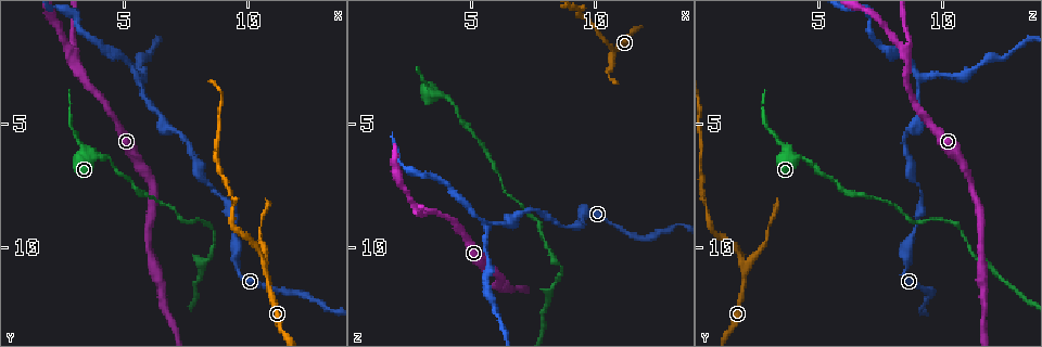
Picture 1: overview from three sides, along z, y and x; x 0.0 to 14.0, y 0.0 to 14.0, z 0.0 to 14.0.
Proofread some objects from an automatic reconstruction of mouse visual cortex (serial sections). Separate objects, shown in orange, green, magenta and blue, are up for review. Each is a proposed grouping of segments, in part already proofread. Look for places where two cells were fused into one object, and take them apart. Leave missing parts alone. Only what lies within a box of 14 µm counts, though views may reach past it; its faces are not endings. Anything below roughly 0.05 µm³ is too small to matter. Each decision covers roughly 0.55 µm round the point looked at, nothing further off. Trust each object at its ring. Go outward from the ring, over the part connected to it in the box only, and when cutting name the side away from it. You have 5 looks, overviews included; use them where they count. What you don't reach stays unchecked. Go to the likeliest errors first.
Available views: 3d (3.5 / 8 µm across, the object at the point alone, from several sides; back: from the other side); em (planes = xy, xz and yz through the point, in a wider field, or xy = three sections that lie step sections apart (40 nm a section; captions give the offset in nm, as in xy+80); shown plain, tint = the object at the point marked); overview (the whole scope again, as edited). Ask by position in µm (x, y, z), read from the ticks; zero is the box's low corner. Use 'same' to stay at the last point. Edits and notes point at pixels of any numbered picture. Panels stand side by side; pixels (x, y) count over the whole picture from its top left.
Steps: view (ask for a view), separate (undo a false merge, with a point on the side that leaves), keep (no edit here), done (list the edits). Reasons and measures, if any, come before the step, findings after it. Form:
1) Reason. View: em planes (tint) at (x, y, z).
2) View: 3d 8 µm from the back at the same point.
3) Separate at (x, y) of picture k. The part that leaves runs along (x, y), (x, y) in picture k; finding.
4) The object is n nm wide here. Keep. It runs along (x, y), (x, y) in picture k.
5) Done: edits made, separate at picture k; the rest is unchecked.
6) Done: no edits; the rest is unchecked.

Branch point. View: 3d 3.5 µm at (5.6, 3.3, 9.1).

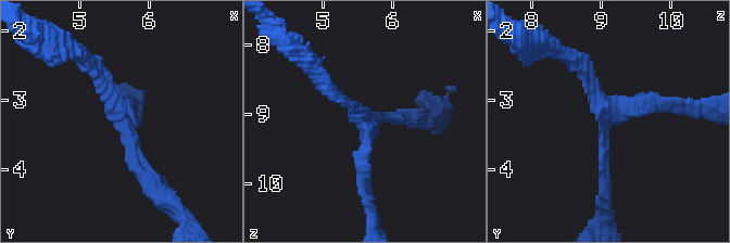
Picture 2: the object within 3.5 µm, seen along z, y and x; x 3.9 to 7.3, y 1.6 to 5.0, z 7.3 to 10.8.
View: em xy step 5 (tint) at (5.65, 3.35, 9.00).

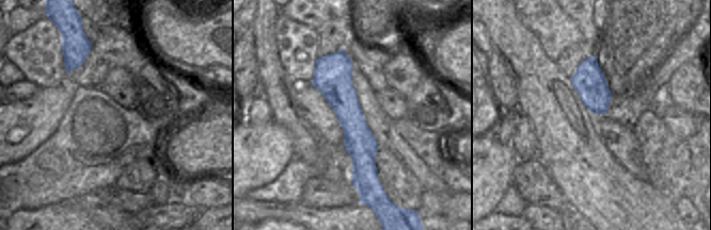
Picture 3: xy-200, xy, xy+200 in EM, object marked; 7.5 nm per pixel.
View: em xy step 1 (tint) at the same point.

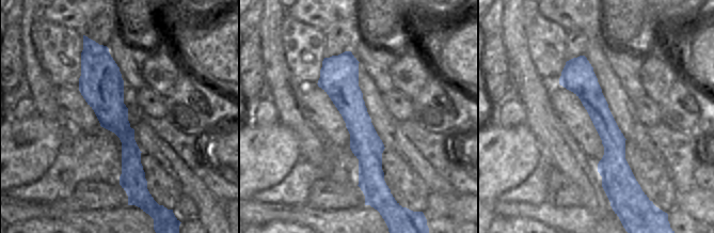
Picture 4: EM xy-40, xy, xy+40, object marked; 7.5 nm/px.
Keep. It runs along (99, 48), (100, 84), (129, 145), (126, 186) in picture 4; all the same cell.

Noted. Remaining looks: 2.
Three-way junction. View: 3d 3.5 µm at (2.9, 2.2, 8.7).

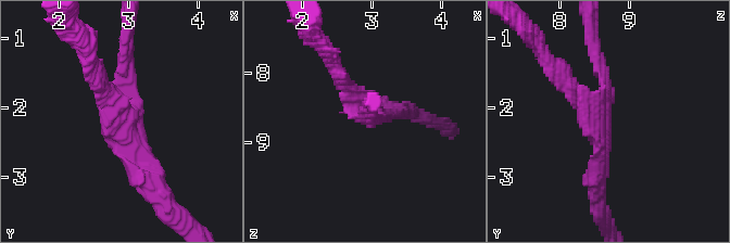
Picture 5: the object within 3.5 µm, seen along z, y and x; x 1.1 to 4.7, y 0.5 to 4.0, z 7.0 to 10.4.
3 arms meet here; the arms are 200, 250, 300 nm wide; shape alone is not enough. View: em xy step 3 (tint) at (3.00, 2.15, 8.55).

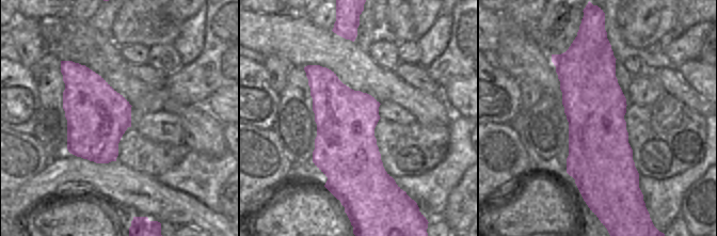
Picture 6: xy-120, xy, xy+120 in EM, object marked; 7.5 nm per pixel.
Keep. It runs along (151, 187), (91, 66) in picture 5; one cell here.

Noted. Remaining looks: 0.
Done: no edits; the rest is unchecked.

